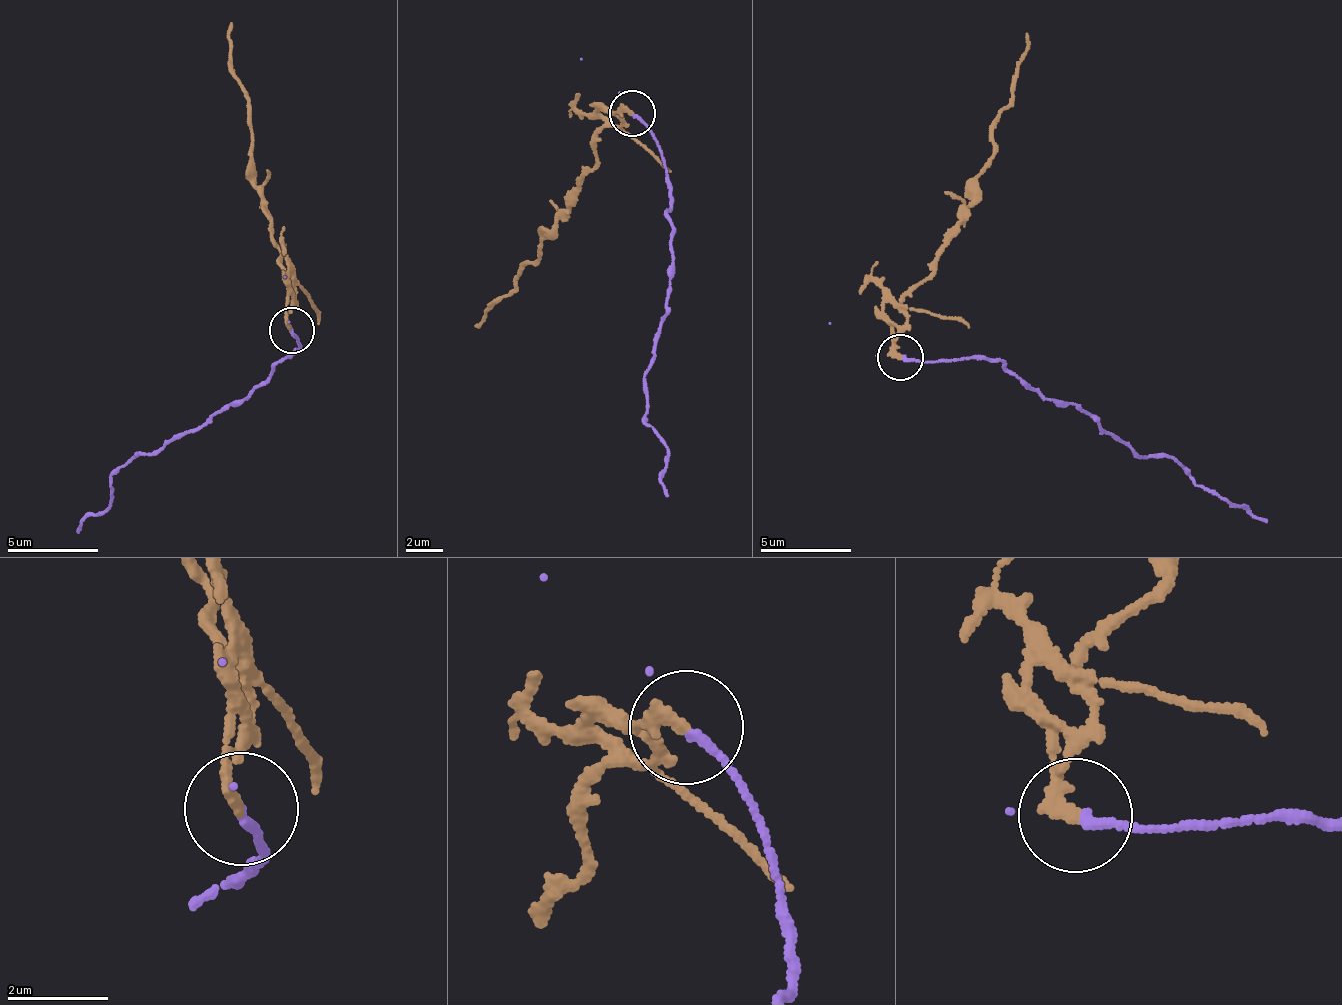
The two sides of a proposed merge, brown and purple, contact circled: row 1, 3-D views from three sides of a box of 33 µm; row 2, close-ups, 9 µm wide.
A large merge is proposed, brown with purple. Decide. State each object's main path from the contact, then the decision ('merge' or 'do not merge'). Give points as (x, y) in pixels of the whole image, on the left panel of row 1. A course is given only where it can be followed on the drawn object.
brown runs (290, 331), (292, 277), (277, 259), (279, 250), (267, 209), (254, 184), (252, 106), (231, 71), (231, 20); purple runs (290, 331), (299, 348), (282, 357), (245, 398), (130, 462), (111, 484), (107, 508), (88, 515), (79, 532); do not merge

